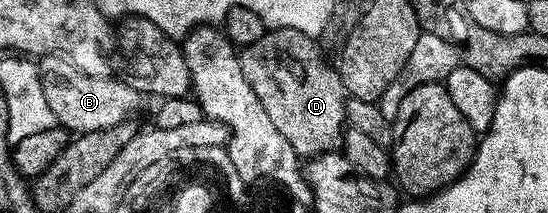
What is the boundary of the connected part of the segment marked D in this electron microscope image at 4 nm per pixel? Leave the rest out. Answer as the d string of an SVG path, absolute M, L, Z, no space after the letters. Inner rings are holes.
M271 29L256 43L245 46L241 50L238 62L244 71L244 79L256 91L256 99L268 111L268 119L272 119L272 127L288 139L291 149L302 159L313 159L319 153L328 153L341 146L346 124L346 103L348 94L340 79L337 68L322 58L322 49L313 37L291 29Z

